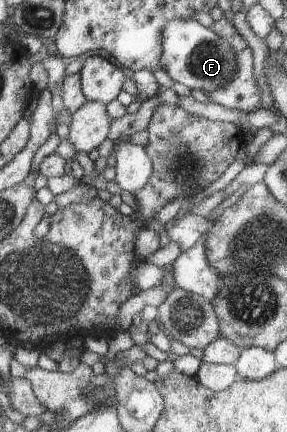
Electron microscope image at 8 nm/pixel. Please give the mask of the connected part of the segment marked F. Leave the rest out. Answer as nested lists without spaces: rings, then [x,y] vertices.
[[[178,19],[165,28],[162,56],[162,68],[179,84],[192,90],[211,93],[232,80],[238,72],[233,48],[210,27],[205,28],[195,19]]]

